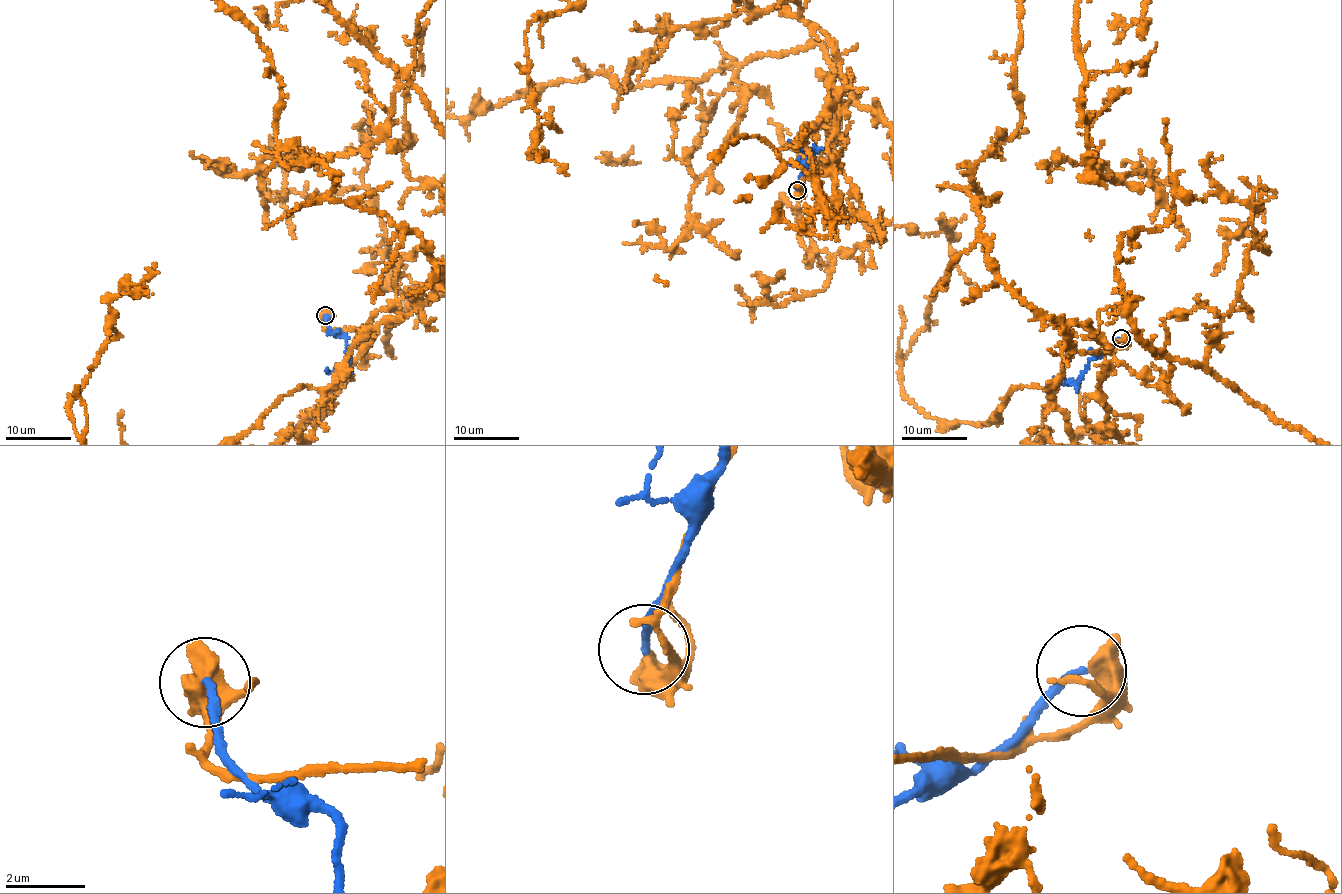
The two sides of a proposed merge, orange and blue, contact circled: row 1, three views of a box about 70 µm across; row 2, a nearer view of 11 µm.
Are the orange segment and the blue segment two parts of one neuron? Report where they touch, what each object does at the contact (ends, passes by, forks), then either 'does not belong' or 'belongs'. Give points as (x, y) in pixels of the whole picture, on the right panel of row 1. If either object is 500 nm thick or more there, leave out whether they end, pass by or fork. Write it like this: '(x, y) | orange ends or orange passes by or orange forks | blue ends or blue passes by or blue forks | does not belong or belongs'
(1121, 338) | does not belong

